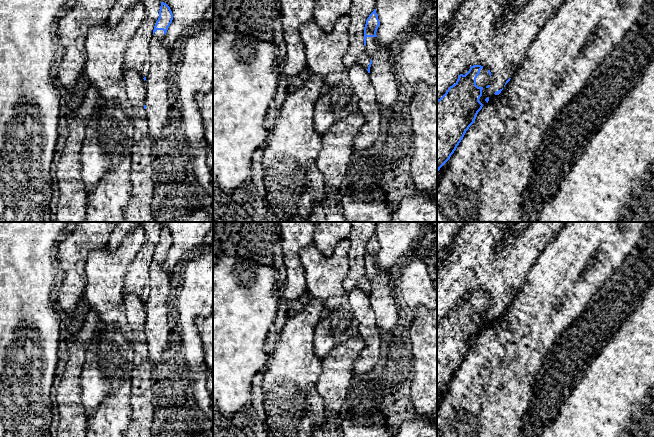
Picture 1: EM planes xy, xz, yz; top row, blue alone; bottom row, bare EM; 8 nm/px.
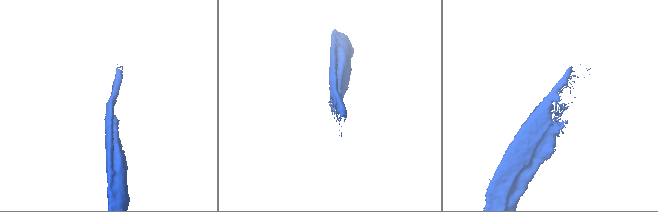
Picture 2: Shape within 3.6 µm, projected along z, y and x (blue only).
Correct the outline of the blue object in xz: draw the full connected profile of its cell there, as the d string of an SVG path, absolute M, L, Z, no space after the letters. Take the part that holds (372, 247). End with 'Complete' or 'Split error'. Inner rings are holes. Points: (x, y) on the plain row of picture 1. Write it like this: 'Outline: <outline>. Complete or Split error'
Outline: M374 233L364 251L364 269L370 281L367 295L378 330L389 333L394 330L402 314L401 305L404 300L399 287L402 266L381 268L376 259L379 249L378 239Z. Split error

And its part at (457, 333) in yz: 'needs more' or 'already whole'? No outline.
needs more

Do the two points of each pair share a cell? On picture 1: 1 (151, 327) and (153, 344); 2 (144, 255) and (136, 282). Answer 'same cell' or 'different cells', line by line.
1: same cell
2: same cell

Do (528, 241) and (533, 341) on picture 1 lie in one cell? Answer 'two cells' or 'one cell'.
two cells

